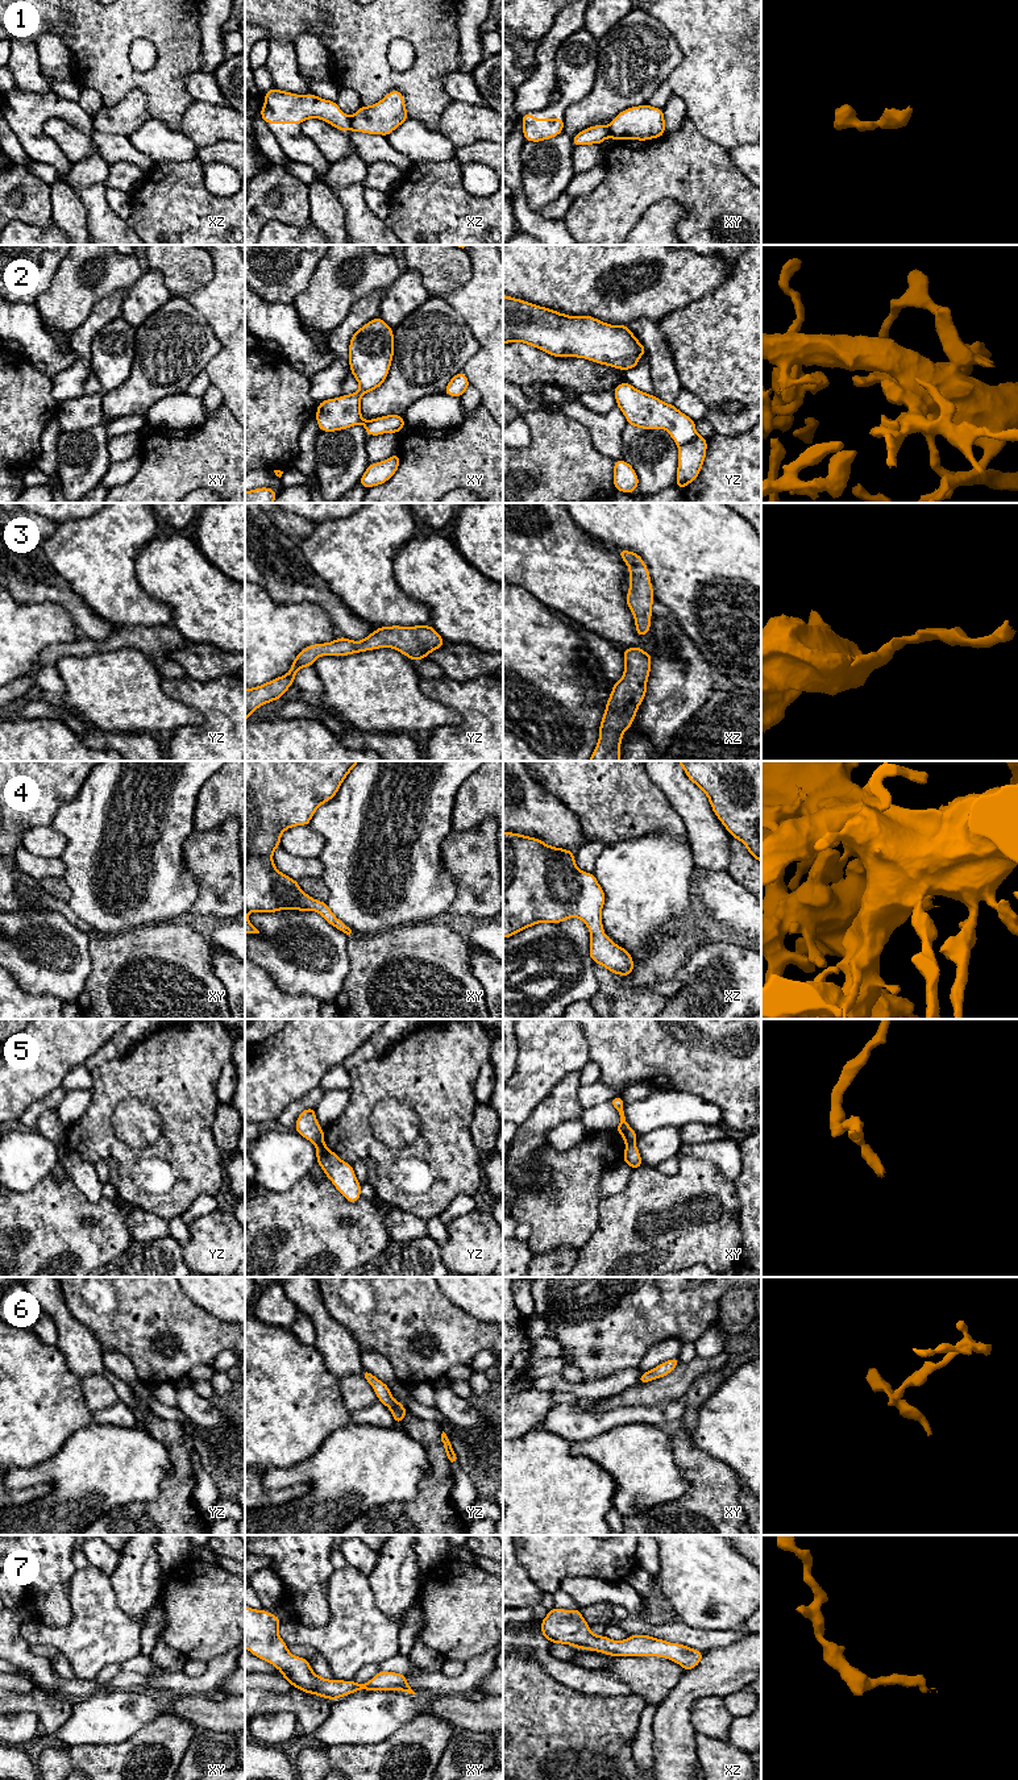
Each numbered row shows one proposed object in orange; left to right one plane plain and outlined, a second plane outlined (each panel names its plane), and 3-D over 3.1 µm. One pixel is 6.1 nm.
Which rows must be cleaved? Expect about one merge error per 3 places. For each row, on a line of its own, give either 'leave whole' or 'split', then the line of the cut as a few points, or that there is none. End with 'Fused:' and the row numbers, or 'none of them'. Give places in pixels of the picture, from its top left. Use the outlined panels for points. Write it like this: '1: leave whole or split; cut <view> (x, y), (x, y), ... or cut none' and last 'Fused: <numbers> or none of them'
1: split; cut xz (349, 117), (350, 129)
2: leave whole; cut none
3: leave whole; cut none
4: leave whole; cut none
5: split; cut xy (634, 1142), (626, 1144)
6: leave whole; cut none
7: leave whole; cut none
Fused: 1, 5

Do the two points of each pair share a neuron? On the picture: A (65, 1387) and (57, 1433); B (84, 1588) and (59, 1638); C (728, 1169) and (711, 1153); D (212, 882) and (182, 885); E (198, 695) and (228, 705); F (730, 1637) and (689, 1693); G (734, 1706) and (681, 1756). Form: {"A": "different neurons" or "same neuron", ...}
{"A": "same neuron", "B": "same neuron", "C": "same neuron", "D": "different neurons", "E": "same neuron", "F": "different neurons", "G": "different neurons"}

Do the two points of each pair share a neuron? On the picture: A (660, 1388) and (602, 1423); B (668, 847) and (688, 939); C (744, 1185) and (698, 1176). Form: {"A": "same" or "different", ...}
{"A": "different", "B": "different", "C": "different"}

